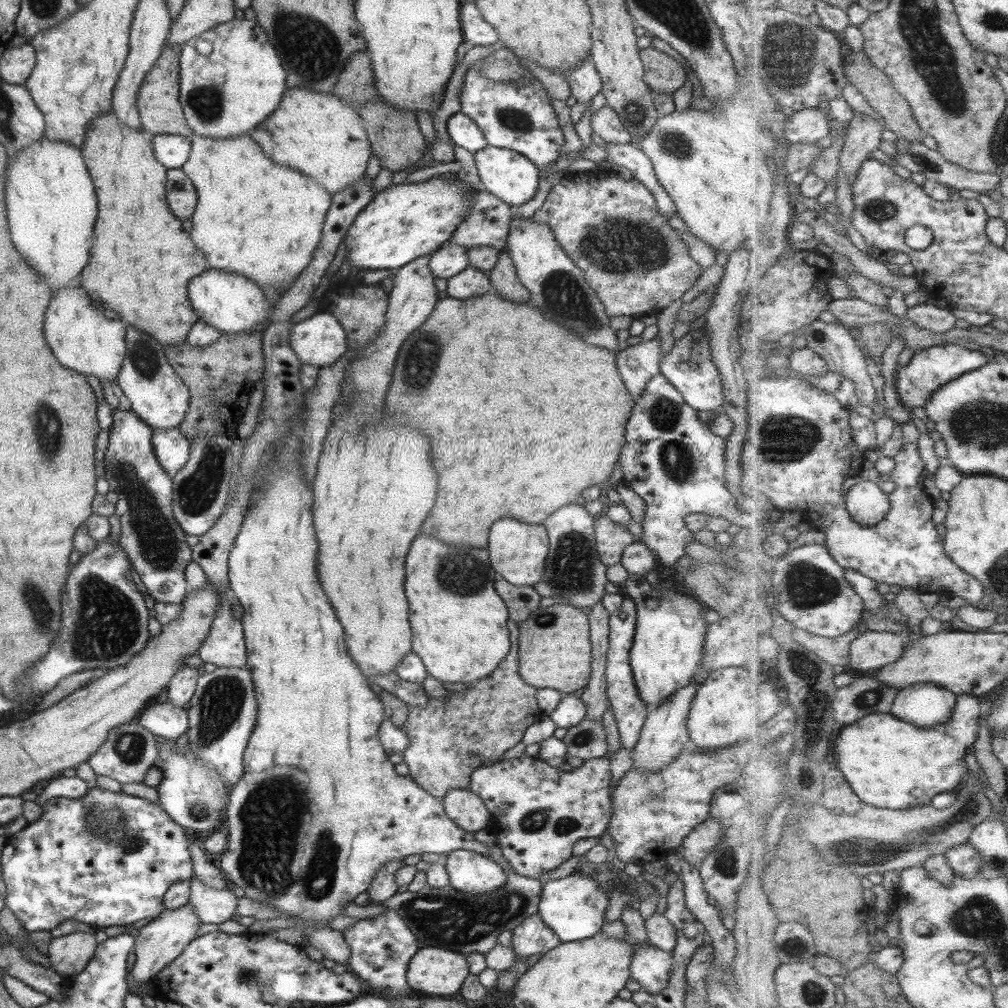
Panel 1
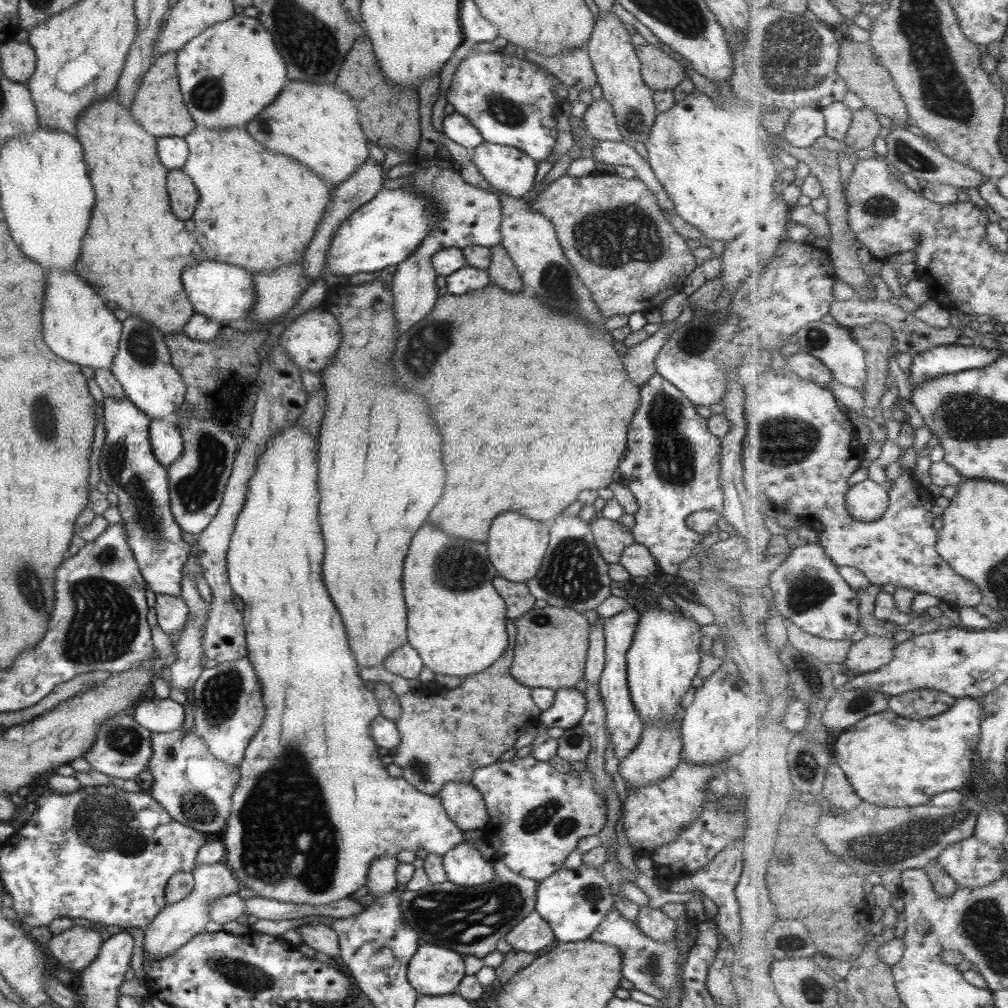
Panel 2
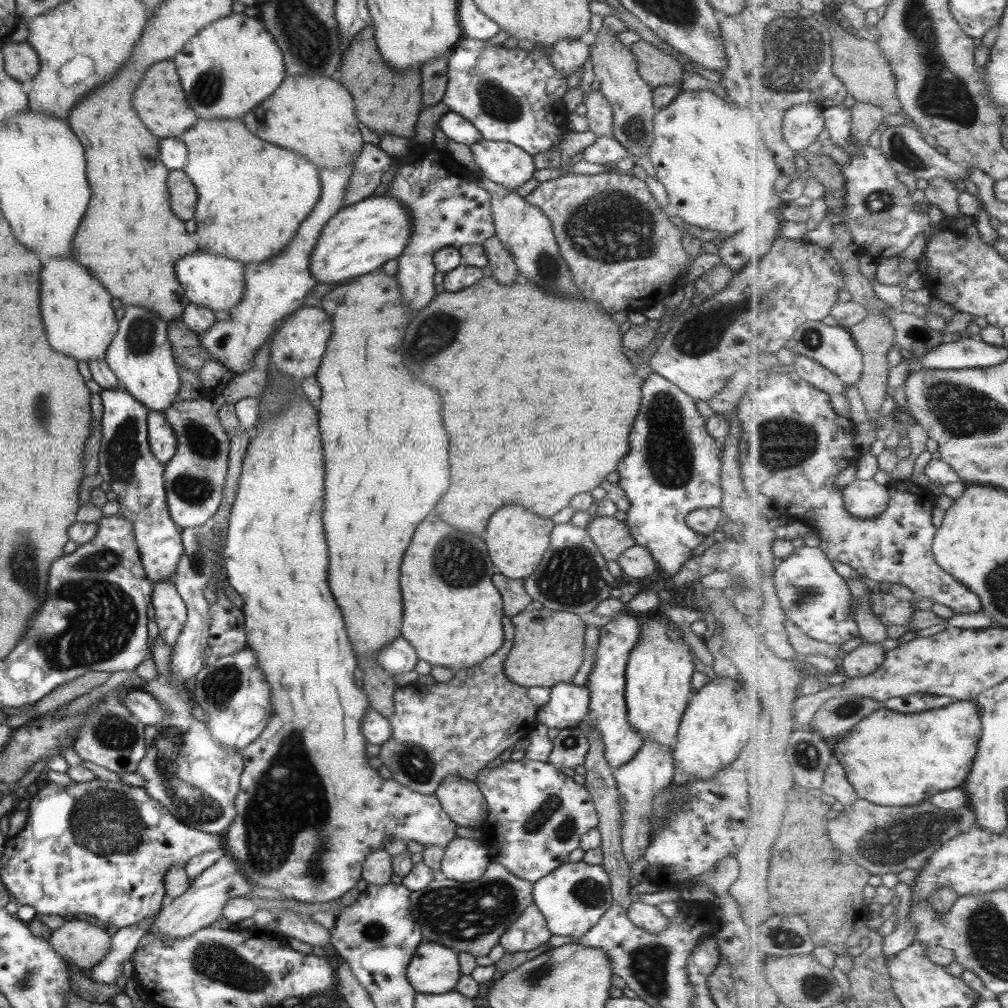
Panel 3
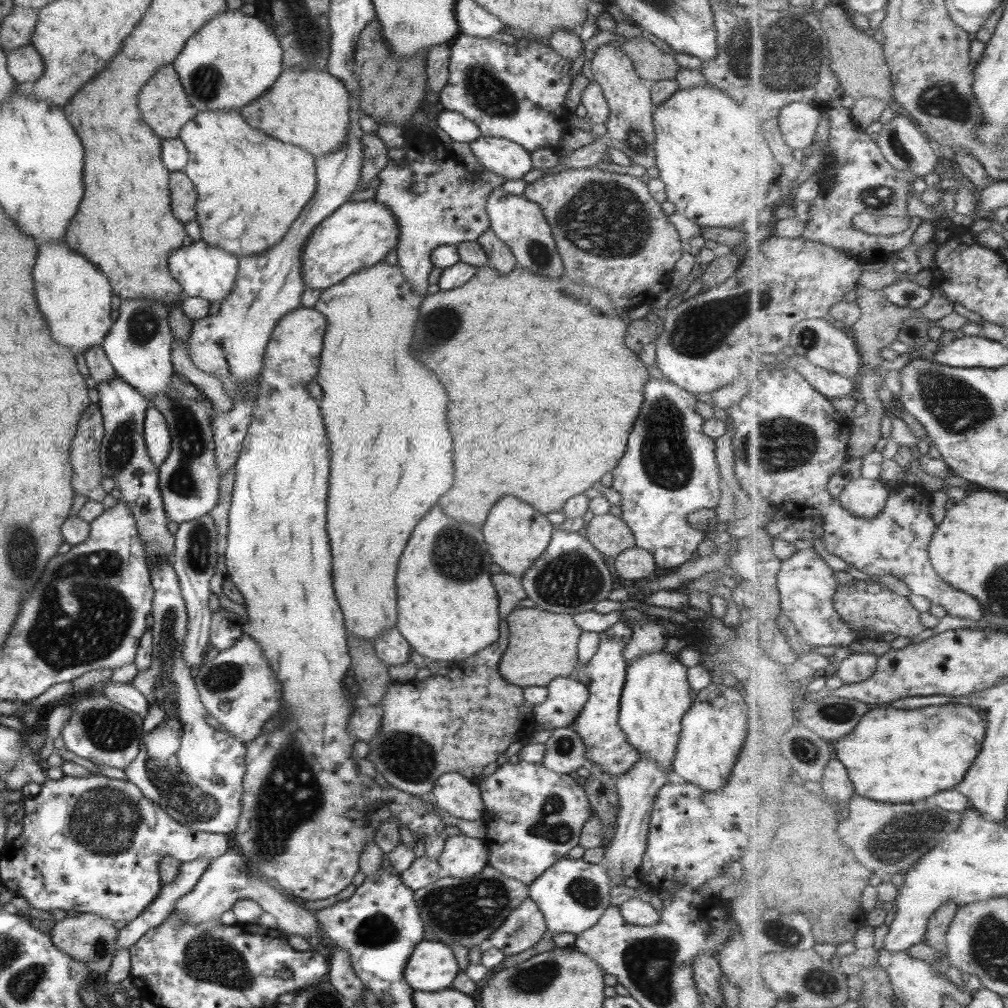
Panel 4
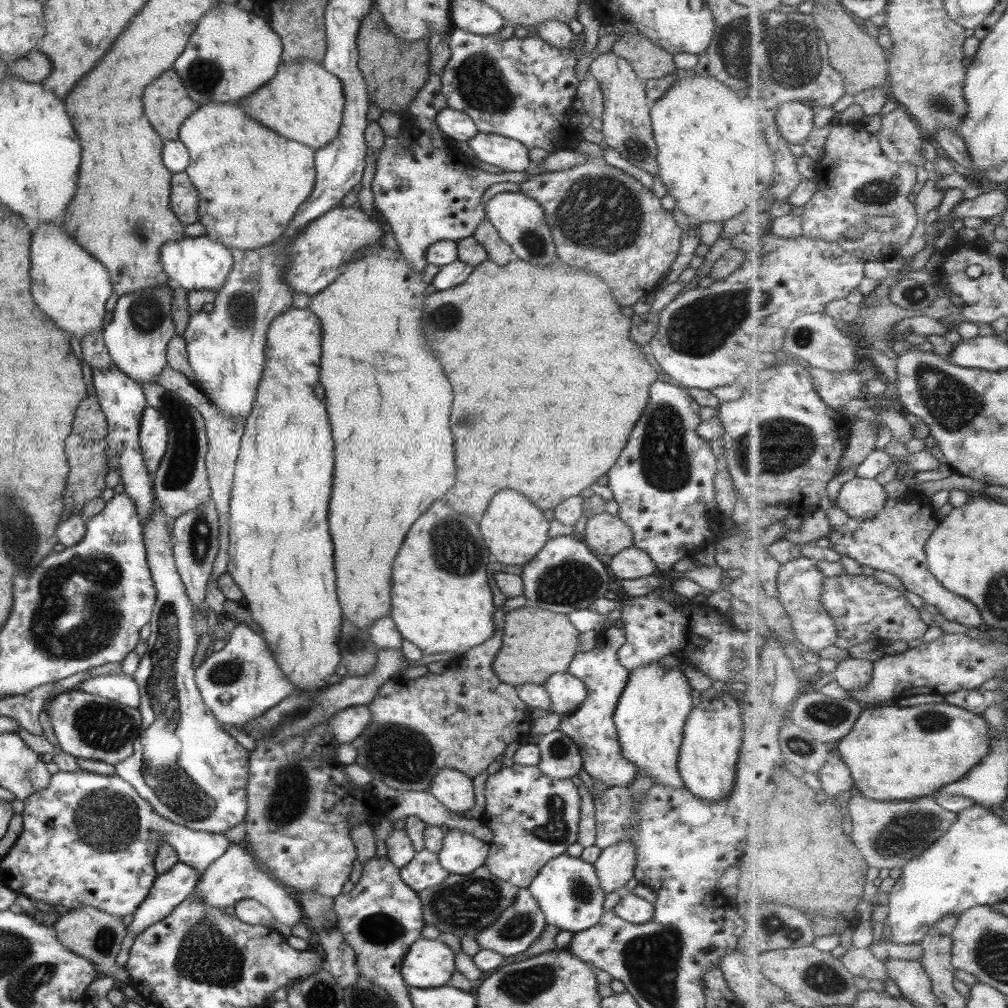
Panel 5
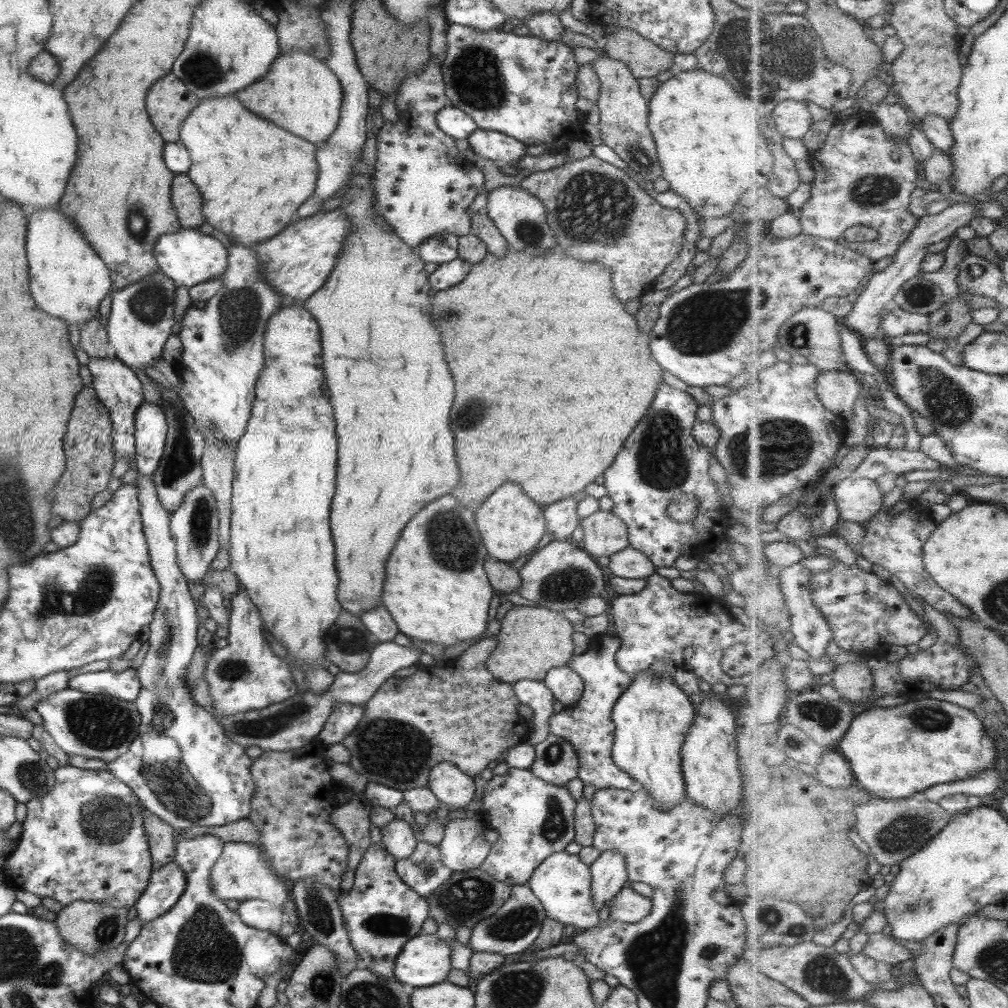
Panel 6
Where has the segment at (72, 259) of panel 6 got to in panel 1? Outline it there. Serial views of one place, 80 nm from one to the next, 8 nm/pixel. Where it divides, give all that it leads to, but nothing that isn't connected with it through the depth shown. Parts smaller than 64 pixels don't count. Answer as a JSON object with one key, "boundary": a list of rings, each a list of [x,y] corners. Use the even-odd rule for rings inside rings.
{"boundary":[[[78,279],[72,280],[70,287],[53,289],[51,302],[45,308],[43,318],[43,336],[53,356],[76,373],[91,374],[101,381],[115,381],[116,374],[125,354],[125,328],[117,320],[106,318],[102,309],[91,306],[91,299],[84,297],[80,291]]]}

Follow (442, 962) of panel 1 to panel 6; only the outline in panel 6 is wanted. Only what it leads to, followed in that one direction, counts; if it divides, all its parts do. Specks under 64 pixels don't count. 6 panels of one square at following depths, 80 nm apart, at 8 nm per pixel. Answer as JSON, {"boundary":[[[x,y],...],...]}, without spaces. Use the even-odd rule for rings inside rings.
{"boundary":[[[419,934],[409,938],[393,964],[396,981],[414,988],[433,986],[445,981],[451,970],[450,948],[435,934]]]}

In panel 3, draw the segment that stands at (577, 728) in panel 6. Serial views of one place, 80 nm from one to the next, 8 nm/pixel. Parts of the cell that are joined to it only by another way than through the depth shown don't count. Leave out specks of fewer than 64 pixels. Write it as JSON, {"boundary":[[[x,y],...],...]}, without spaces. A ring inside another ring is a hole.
{"boundary":[[[629,612],[612,618],[599,630],[599,641],[594,652],[594,661],[584,686],[587,687],[589,704],[586,722],[601,735],[602,757],[613,769],[629,762],[641,748],[642,740],[626,721],[624,670],[630,650],[638,642],[640,625]]]}

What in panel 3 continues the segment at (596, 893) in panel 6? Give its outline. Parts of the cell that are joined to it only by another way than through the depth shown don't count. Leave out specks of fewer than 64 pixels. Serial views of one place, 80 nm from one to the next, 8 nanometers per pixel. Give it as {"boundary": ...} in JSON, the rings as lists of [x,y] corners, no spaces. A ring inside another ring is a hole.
{"boundary":[[[643,740],[635,756],[625,764],[612,769],[616,789],[623,798],[623,811],[620,815],[621,856],[626,863],[635,862],[643,856],[648,845],[650,824],[648,814],[656,794],[672,784],[671,778],[678,770],[673,766],[672,748],[664,748],[652,740]]]}

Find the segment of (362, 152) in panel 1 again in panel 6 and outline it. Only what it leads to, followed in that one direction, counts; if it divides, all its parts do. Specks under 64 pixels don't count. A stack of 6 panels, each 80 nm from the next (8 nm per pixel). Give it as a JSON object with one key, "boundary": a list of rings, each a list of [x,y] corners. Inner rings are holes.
{"boundary":[[[297,49],[277,53],[267,72],[234,96],[253,114],[313,144],[325,142],[333,132],[343,98],[340,82],[325,62]]]}

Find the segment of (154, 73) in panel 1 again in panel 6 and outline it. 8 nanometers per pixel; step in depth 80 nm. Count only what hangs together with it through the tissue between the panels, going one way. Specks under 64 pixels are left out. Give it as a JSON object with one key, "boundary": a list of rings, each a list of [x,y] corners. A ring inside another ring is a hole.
{"boundary":[[[173,74],[163,76],[149,88],[145,96],[145,108],[151,124],[165,143],[179,140],[183,119],[200,102],[193,95]]]}

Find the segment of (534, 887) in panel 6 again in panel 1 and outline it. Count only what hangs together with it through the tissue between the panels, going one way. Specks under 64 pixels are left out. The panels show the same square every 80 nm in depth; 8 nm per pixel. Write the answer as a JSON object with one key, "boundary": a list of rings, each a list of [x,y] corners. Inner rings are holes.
{"boundary":[[[579,871],[547,880],[541,887],[537,914],[561,943],[576,942],[598,934],[604,923],[608,896],[596,880]]]}

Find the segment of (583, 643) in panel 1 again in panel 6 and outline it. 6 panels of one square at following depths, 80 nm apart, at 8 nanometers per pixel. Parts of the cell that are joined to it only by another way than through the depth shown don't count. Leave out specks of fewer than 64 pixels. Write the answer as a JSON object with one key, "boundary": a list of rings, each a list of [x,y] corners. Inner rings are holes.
{"boundary":[[[516,602],[500,620],[496,647],[485,659],[485,668],[497,680],[512,685],[518,680],[541,681],[547,670],[567,664],[572,656],[572,624],[560,613]]]}

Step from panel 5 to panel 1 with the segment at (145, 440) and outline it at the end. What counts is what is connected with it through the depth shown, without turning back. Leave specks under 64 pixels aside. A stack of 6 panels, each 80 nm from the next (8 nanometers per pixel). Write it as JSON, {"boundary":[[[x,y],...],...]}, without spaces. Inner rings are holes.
{"boundary":[[[177,427],[170,429],[153,429],[150,438],[158,466],[170,477],[173,477],[189,457],[187,440]]]}

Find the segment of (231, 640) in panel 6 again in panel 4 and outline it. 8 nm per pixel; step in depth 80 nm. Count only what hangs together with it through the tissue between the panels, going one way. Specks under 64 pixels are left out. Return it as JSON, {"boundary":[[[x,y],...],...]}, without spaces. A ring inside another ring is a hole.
{"boundary":[[[242,632],[228,649],[219,651],[210,661],[204,660],[198,668],[197,675],[193,677],[199,700],[205,707],[206,713],[223,726],[221,732],[243,744],[259,736],[261,725],[267,722],[271,716],[275,716],[277,710],[282,706],[281,684],[276,681],[266,659],[257,641]]]}

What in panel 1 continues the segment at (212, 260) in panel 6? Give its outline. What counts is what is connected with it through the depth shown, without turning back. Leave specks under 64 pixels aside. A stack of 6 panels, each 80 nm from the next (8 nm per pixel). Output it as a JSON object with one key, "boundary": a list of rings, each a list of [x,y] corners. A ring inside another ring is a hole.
{"boundary":[[[212,268],[205,269],[201,274],[191,277],[186,288],[193,312],[205,324],[216,328],[220,333],[246,334],[252,333],[255,324],[269,318],[269,300],[264,296],[256,282],[240,274]]]}

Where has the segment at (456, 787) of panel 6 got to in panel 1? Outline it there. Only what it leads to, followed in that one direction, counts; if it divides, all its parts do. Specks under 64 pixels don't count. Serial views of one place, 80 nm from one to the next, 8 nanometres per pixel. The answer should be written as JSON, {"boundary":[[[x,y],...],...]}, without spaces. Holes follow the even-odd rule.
{"boundary":[[[468,788],[449,789],[441,801],[447,818],[461,830],[474,833],[489,825],[489,811],[483,801]]]}

